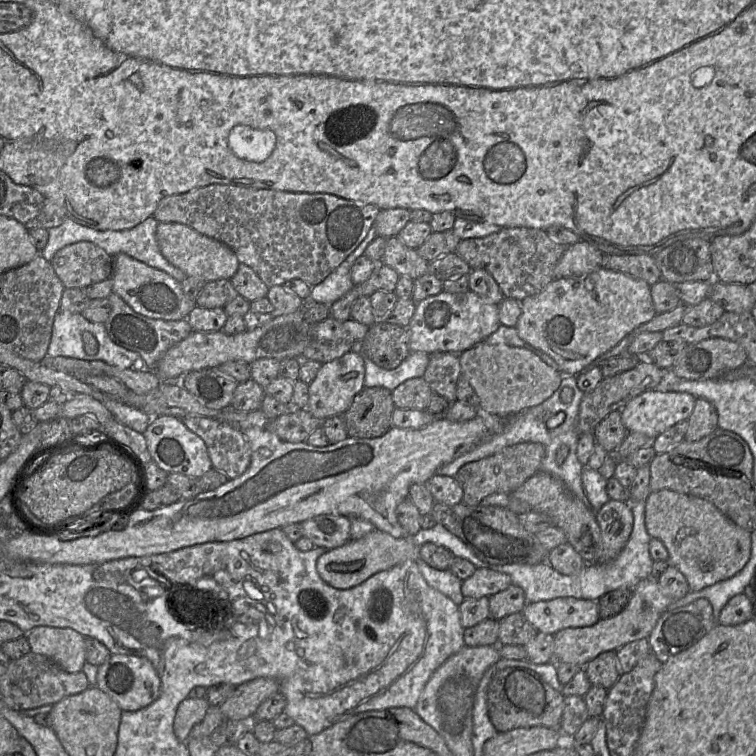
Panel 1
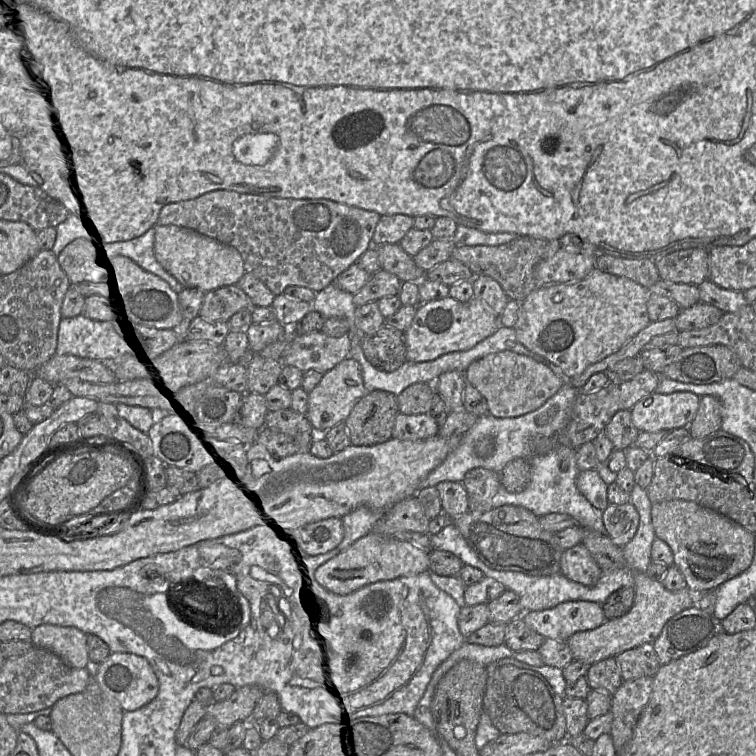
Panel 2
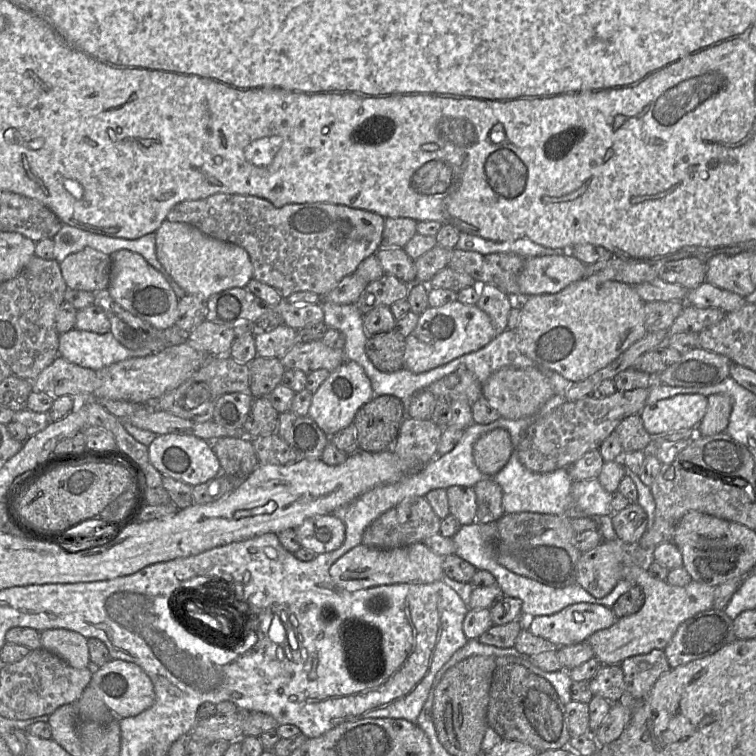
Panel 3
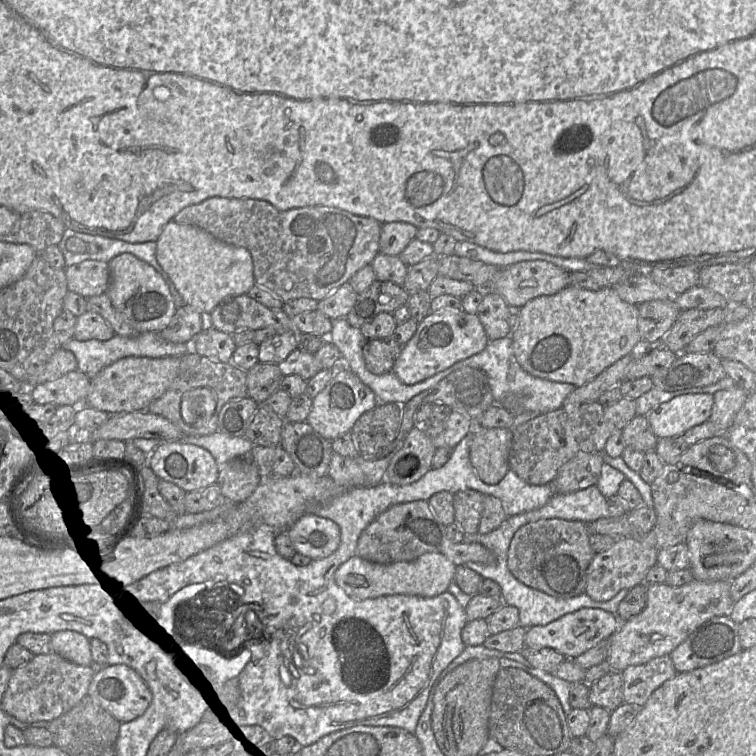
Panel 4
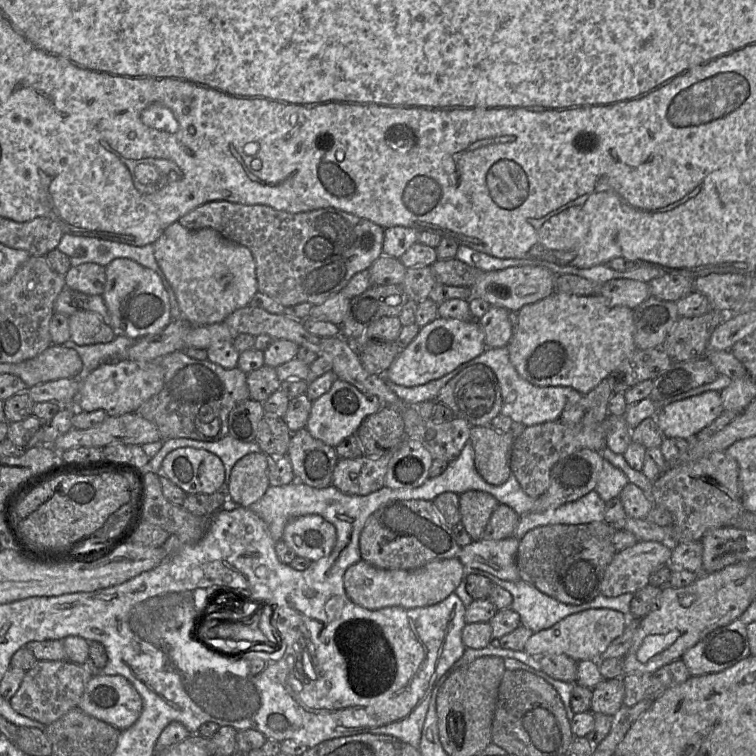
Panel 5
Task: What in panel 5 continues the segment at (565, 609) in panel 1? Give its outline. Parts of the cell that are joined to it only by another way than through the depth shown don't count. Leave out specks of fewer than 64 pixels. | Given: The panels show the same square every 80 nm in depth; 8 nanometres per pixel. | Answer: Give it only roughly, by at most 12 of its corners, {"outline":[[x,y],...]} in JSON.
{"outline":[[591,608],[533,632],[533,657],[564,654],[599,662],[629,622]]}

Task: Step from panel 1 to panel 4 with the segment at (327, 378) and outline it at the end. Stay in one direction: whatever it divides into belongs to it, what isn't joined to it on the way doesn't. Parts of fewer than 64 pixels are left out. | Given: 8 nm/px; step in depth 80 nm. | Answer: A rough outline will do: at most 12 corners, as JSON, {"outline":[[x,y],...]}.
{"outline":[[333,369],[307,417],[333,441],[378,404],[349,369]]}

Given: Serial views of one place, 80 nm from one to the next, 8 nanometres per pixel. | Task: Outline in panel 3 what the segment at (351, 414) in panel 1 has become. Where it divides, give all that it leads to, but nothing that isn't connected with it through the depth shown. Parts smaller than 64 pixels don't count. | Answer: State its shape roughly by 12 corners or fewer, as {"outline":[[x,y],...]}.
{"outline":[[374,396],[352,422],[358,449],[389,449],[401,399]]}

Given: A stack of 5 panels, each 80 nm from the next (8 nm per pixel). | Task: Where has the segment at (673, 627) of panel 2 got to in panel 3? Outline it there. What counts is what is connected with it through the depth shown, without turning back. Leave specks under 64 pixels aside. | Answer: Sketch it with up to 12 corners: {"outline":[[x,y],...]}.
{"outline":[[723,610],[681,623],[664,648],[671,668],[710,656],[737,639]]}

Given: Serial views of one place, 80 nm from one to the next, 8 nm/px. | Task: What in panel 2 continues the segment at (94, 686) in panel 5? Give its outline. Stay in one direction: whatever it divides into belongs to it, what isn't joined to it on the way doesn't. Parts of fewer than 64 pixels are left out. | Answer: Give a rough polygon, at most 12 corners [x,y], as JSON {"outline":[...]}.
{"outline":[[111,653],[93,680],[123,712],[155,699],[158,679],[148,661]]}

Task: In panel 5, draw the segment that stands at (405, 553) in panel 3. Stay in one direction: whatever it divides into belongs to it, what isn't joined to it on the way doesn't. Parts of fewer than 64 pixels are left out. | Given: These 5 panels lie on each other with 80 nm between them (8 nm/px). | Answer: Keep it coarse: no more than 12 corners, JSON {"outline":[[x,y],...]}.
{"outline":[[458,558],[415,570],[361,559],[343,577],[369,610],[431,606],[465,580]]}

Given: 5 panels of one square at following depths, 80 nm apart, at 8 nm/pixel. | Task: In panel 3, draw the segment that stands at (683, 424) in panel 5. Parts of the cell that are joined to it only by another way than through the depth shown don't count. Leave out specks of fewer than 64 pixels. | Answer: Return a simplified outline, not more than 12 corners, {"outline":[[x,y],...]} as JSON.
{"outline":[[680,394],[646,404],[651,435],[696,428],[708,399]]}

